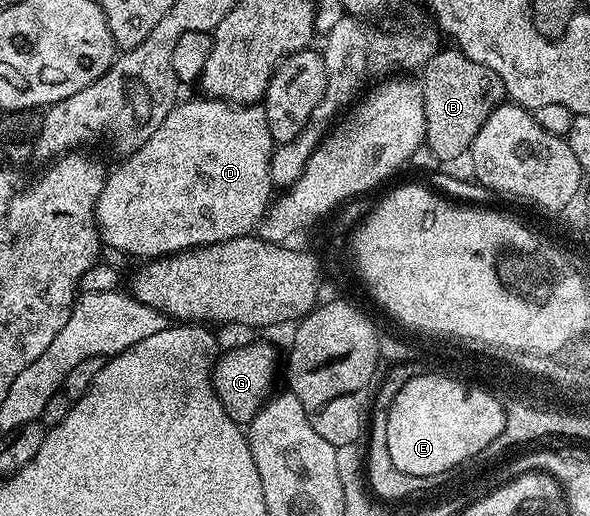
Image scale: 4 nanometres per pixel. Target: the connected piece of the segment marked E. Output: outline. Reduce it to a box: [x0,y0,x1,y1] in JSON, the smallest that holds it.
[388,371,505,479]

